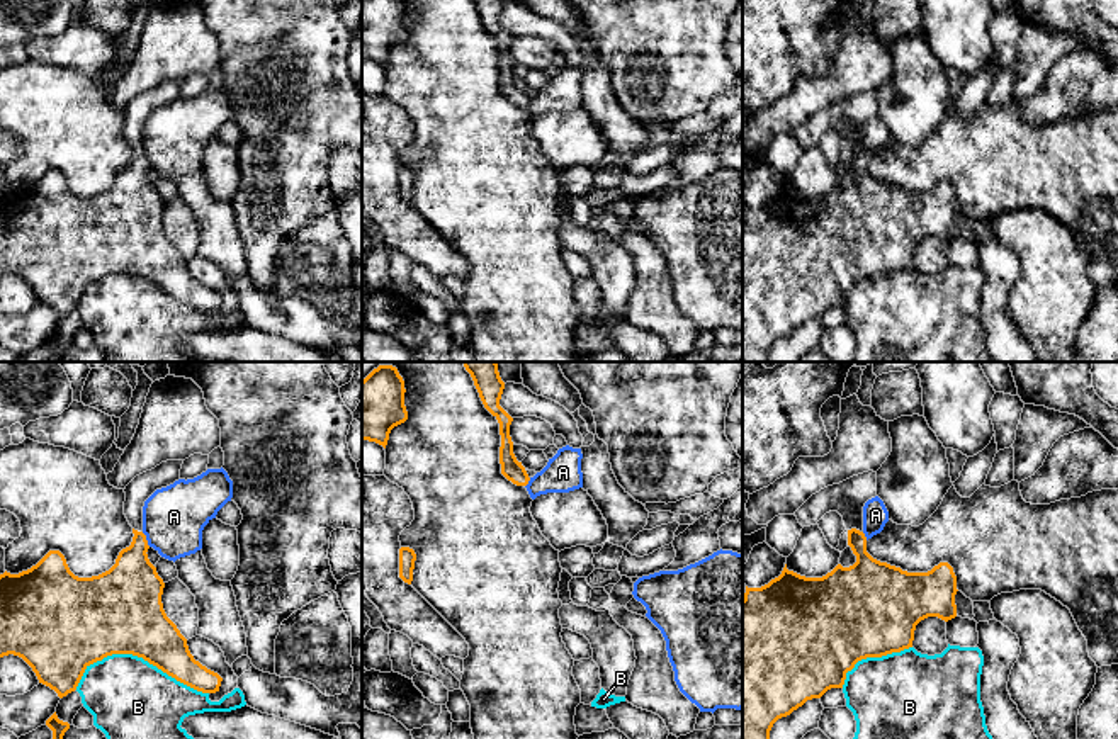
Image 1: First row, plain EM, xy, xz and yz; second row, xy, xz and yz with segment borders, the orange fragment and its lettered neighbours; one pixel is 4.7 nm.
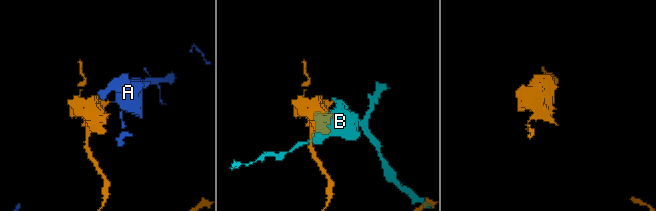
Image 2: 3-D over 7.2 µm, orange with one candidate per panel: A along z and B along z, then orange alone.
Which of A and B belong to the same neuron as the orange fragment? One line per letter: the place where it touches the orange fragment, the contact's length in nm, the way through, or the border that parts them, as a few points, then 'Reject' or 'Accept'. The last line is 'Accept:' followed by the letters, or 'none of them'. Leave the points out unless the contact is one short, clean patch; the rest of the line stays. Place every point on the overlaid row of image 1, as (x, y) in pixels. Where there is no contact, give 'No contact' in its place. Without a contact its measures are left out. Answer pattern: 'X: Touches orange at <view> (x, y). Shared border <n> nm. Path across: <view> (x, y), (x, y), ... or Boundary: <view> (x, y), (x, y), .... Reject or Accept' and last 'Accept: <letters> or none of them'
A: Touches orange at xy (145, 539). Shared border 80 nm. Boundary: xy (141, 532), (150, 546). Reject
B: Touches orange at xy (138, 656). Shared border 650 nm. Reject
Accept: none of them

